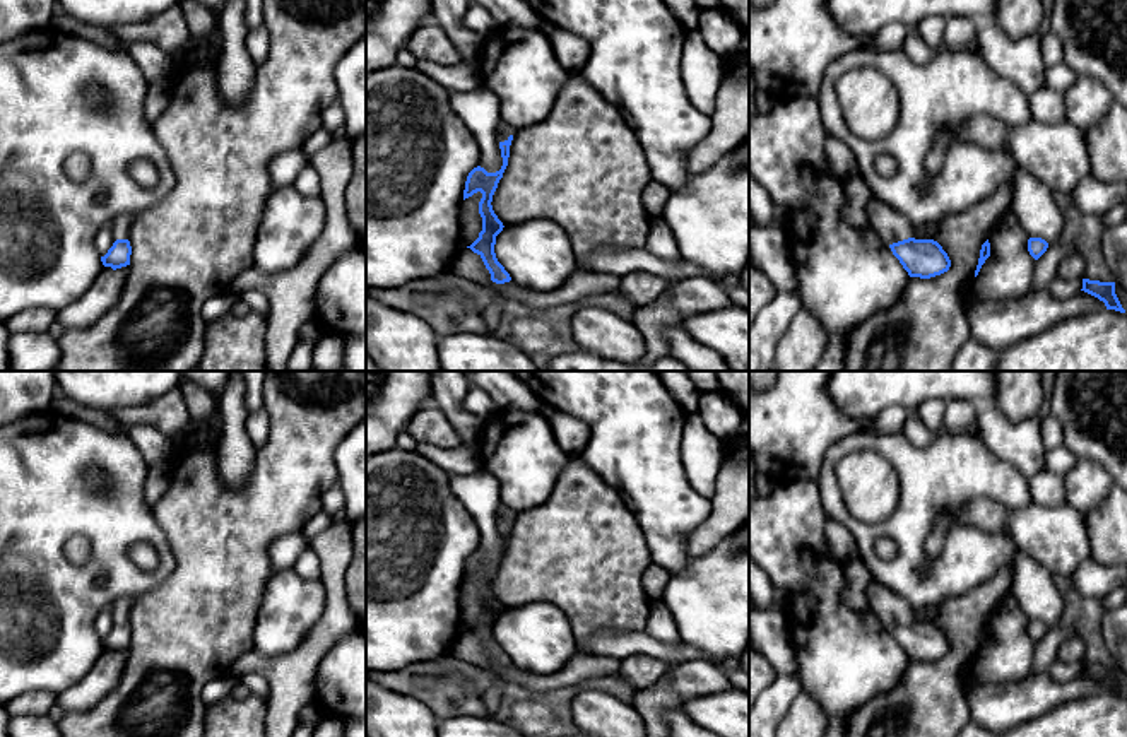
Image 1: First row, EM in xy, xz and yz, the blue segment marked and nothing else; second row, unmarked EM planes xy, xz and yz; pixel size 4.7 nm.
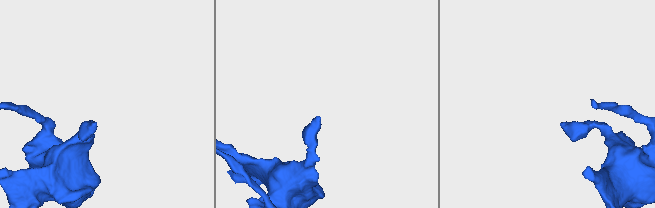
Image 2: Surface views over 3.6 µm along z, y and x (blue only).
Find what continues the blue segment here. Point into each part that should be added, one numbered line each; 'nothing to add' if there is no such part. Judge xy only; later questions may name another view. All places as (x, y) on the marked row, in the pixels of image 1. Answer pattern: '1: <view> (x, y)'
1: xy (120, 228)

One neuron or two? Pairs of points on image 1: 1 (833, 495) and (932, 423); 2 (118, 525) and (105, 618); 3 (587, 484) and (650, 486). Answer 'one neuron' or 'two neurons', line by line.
1: two neurons
2: two neurons
3: two neurons

